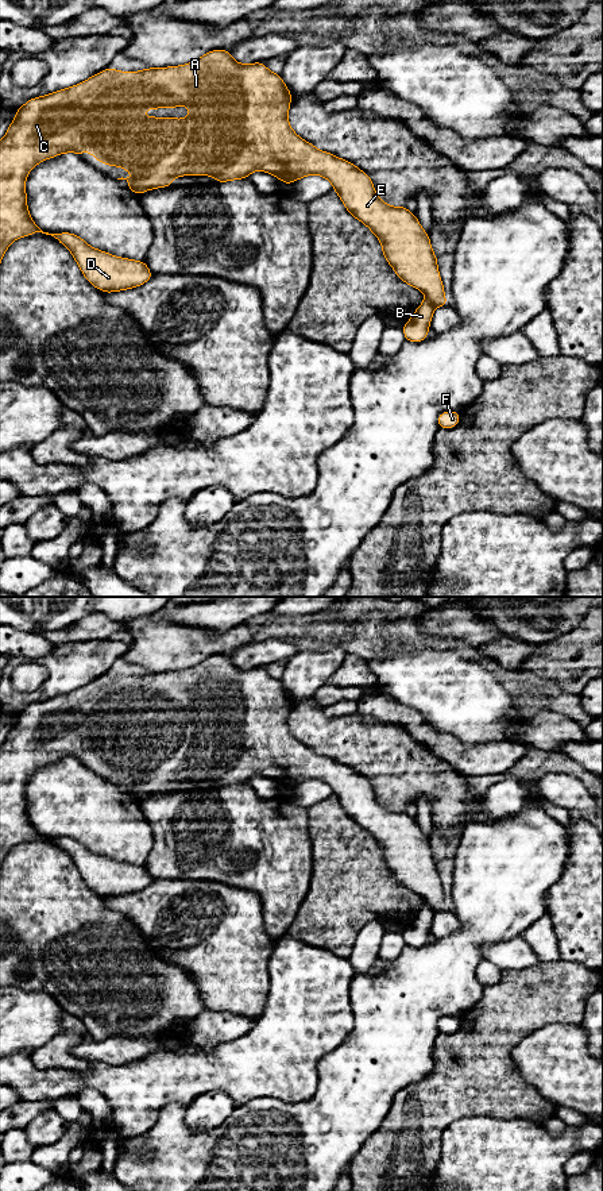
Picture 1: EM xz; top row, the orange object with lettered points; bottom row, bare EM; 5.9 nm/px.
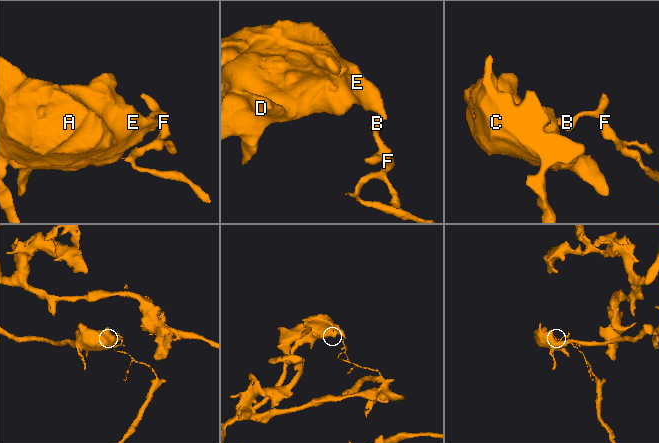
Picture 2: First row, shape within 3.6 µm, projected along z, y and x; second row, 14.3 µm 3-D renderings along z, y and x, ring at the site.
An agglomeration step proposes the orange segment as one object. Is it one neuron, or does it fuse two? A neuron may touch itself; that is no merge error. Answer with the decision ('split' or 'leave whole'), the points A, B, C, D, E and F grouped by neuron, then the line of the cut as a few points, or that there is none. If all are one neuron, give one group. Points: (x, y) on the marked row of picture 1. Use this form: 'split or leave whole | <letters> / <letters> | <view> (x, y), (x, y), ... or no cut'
split | A C D E / B F | xz (426, 297), (435, 305)

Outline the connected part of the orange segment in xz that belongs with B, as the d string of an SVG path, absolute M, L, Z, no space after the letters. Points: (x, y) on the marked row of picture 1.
M425 298L424 302L415 309L410 320L402 327L407 342L420 343L428 338L433 311L434 305L430 300Z

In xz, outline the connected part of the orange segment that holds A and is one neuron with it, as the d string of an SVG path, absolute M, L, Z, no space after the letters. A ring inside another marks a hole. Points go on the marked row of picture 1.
M212 50L206 54L204 54L202 57L200 57L197 61L193 61L188 65L179 65L179 66L169 66L169 68L161 68L161 69L154 69L154 68L147 68L142 72L117 72L112 68L107 68L105 70L92 76L90 78L88 78L86 81L78 84L78 85L74 85L74 86L70 86L70 88L66 88L66 89L62 89L62 90L57 90L54 93L50 93L50 95L45 95L45 96L40 96L40 97L34 97L31 100L28 100L24 105L19 107L18 108L18 112L15 115L15 119L11 122L11 126L5 134L5 136L0 140L0 262L3 259L3 255L4 253L7 251L8 246L16 240L16 239L20 239L26 235L32 235L32 234L38 234L38 232L42 232L42 234L46 234L46 235L51 235L54 236L59 243L62 243L65 247L69 248L69 251L71 253L71 255L74 257L78 267L81 269L84 277L89 281L90 285L93 285L94 288L103 290L104 293L111 293L111 292L120 292L120 290L125 290L125 289L131 289L131 288L138 288L143 284L146 284L154 274L150 271L150 269L147 267L147 265L144 263L144 261L132 261L132 259L128 259L128 258L120 258L120 257L115 257L112 254L108 254L108 253L104 253L101 250L97 250L97 248L93 248L90 247L84 239L81 239L80 236L74 235L74 234L70 234L70 232L59 232L59 234L49 234L49 232L43 232L31 219L30 216L30 212L28 212L28 208L27 208L27 194L26 194L26 186L24 186L24 182L28 177L28 173L30 170L36 166L38 163L40 163L42 161L45 159L50 159L50 158L54 158L59 154L63 154L63 153L77 153L80 155L82 155L84 151L92 151L93 155L90 157L92 158L96 158L98 162L103 162L103 163L107 163L108 166L119 166L119 167L123 167L131 173L135 173L136 176L135 177L127 177L127 178L117 178L117 180L125 180L128 182L128 190L132 190L138 194L138 197L142 197L140 194L144 192L144 190L152 190L155 188L166 188L166 186L170 186L173 184L173 178L174 177L181 177L181 176L212 176L216 178L216 182L227 182L227 181L231 181L231 180L240 180L240 178L248 178L250 174L254 171L254 170L262 170L262 171L266 171L266 173L270 173L270 174L274 174L277 178L279 178L282 182L290 185L291 182L302 178L302 177L306 177L306 176L312 176L312 174L317 174L317 176L321 176L326 180L329 180L332 182L332 186L333 186L333 190L340 196L344 207L347 208L347 211L357 220L360 220L363 224L366 224L371 231L372 234L380 240L382 243L382 254L386 257L387 259L387 263L394 269L394 271L397 273L397 275L399 277L399 280L402 280L403 282L409 284L410 286L413 288L417 288L420 289L421 292L425 293L426 298L432 301L432 304L434 307L444 307L444 305L448 305L448 300L445 298L445 294L444 294L444 285L441 282L441 277L440 277L440 273L438 273L438 267L437 267L437 257L434 255L433 250L432 250L432 246L430 246L430 240L429 240L429 234L425 232L420 224L420 221L417 220L415 215L409 212L406 207L390 207L389 204L383 203L378 196L376 196L376 192L375 192L375 188L374 188L374 184L370 178L370 176L367 173L364 173L363 170L357 169L353 163L351 163L349 161L345 161L345 159L341 159L341 158L337 158L336 155L333 155L332 153L325 153L325 151L321 151L318 149L316 149L312 143L304 140L302 138L299 138L290 127L289 124L289 120L287 120L287 116L289 116L289 108L290 108L290 103L291 103L291 93L290 90L287 89L287 86L285 85L281 74L275 74L272 72L270 72L263 62L255 62L255 63L250 63L250 65L243 65L243 63L239 63L236 62L232 55L231 55L231 51L229 50ZM179 105L188 105L189 107L189 117L188 119L174 119L174 117L165 117L165 119L161 119L161 117L143 117L142 116L142 112L144 109L151 109L151 108L174 108L174 107L179 107Z

